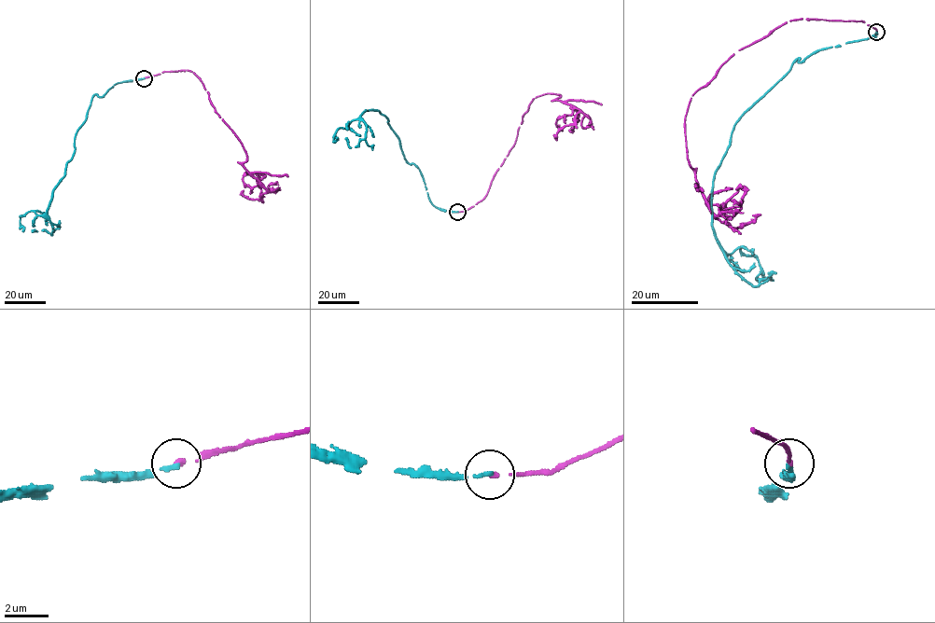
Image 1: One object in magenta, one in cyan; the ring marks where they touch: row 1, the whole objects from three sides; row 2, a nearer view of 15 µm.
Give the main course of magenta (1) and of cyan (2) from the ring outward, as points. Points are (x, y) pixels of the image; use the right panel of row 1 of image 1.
1: (876, 32), (863, 21), (789, 20), (733, 54), (692, 94), (686, 148), (704, 203), (734, 228), (760, 214)
2: (876, 32), (799, 58), (735, 123), (713, 179), (712, 226), (739, 274), (758, 286), (773, 280), (757, 281)

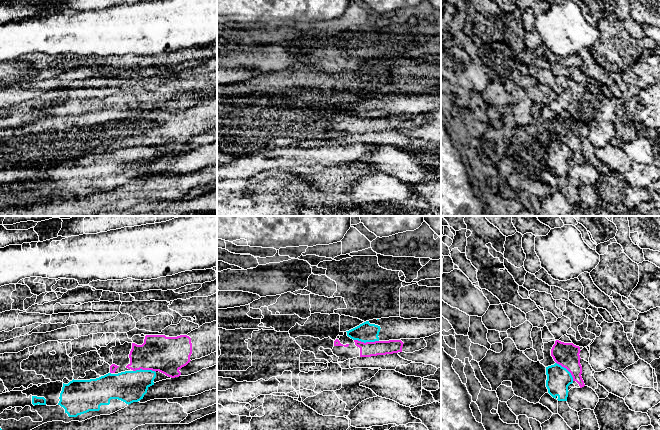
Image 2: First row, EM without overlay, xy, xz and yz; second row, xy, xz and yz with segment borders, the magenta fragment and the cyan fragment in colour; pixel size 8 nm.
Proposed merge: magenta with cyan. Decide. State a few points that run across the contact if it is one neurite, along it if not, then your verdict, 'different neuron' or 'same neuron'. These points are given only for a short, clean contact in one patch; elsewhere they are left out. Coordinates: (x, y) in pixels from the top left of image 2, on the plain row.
line xz (354, 115), (364, 118), (378, 117); different neuron

